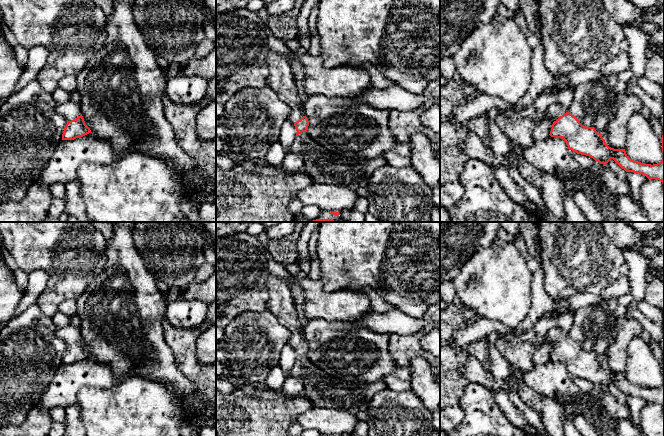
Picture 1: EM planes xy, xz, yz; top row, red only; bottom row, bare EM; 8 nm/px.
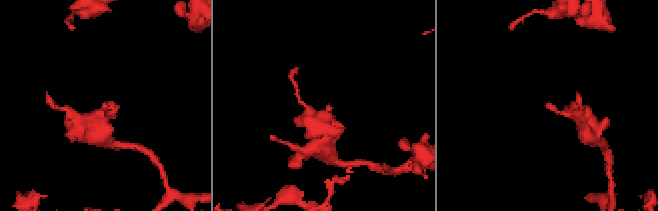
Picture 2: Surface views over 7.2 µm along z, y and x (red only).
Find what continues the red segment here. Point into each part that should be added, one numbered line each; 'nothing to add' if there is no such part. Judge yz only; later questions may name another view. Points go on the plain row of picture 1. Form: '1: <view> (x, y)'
1: yz (554, 335)

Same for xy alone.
1: xy (69, 334)

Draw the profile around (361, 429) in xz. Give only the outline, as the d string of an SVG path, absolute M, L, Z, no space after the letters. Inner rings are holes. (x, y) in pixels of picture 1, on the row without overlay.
M359 421L353 433L358 436L368 436L368 431L369 431L368 423Z

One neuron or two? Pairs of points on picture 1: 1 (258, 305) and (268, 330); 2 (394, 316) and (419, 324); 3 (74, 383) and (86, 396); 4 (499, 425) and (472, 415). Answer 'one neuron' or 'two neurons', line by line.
1: two neurons
2: one neuron
3: two neurons
4: one neuron

